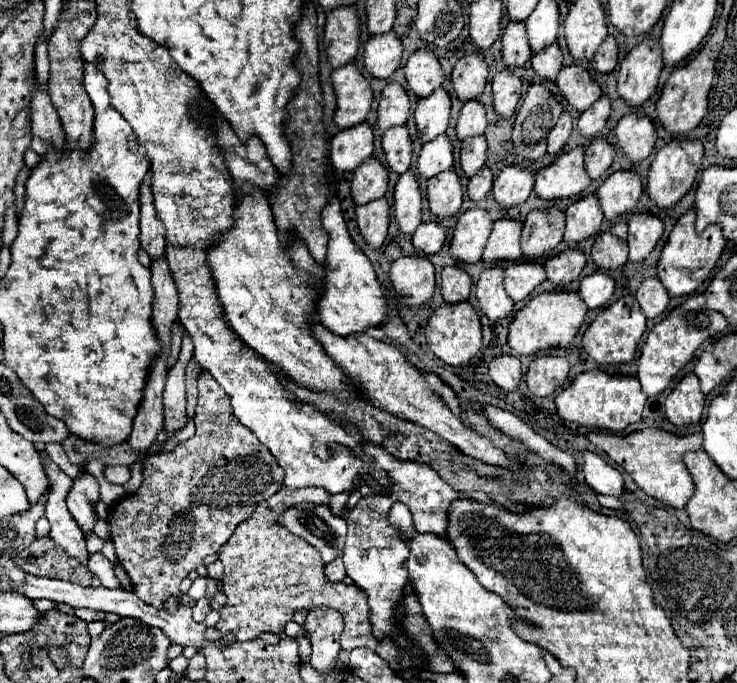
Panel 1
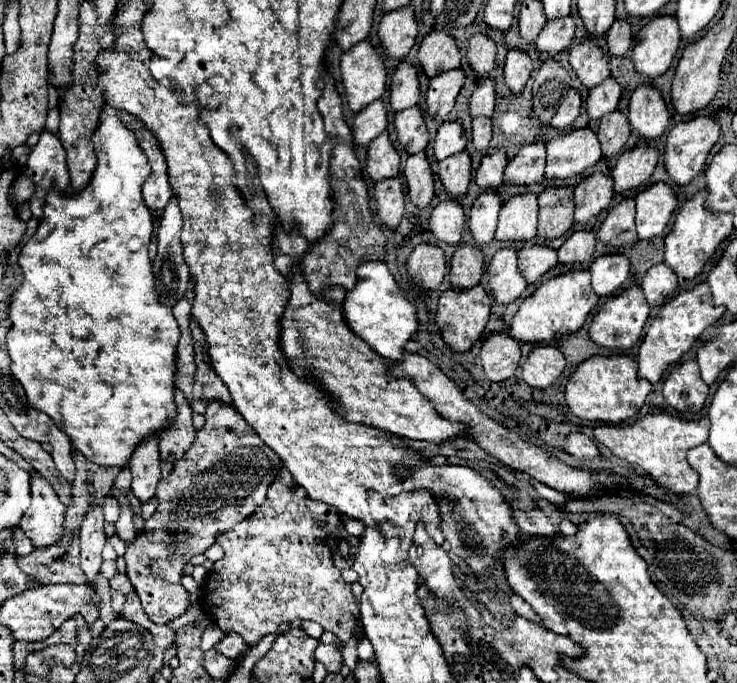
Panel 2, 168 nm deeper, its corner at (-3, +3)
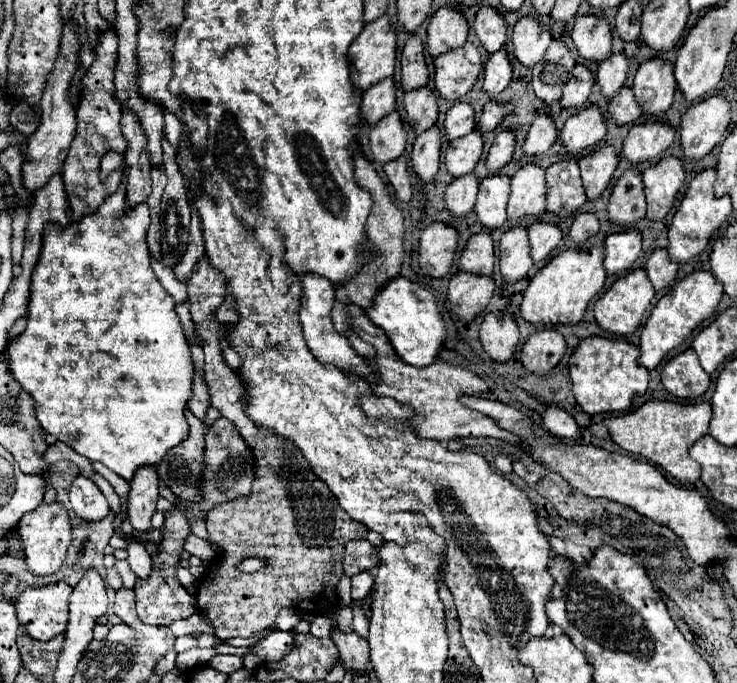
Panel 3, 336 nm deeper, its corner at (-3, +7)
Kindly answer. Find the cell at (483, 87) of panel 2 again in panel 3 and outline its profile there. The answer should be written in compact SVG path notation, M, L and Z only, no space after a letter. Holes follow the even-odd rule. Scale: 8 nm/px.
M498 51L490 55L484 69L484 93L488 93L490 99L494 99L506 89L510 79L512 79L512 65L508 61L506 51Z

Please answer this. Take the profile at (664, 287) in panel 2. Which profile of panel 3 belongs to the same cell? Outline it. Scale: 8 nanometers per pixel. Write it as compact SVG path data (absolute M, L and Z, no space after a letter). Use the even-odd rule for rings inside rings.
M656 249L650 255L646 263L646 275L656 293L666 291L676 281L676 273L678 273L678 265L672 259L668 259L666 249Z

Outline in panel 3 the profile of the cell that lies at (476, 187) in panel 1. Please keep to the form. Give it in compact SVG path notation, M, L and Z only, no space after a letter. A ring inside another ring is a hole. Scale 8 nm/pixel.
M502 131L496 135L490 151L488 151L488 157L486 157L486 167L490 173L498 173L510 159L512 159L512 153L514 153L514 147L516 147L516 141L514 141L514 133L512 131Z

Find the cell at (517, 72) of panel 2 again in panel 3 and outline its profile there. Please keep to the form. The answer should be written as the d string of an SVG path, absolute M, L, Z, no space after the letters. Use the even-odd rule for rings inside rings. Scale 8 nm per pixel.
M522 17L512 31L512 47L516 59L524 67L534 67L544 59L544 51L548 49L552 37L548 27L540 27L538 19Z

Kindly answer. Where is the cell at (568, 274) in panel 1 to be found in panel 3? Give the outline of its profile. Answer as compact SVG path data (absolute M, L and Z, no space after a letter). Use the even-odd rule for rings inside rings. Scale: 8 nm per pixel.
M582 213L574 219L574 223L568 231L568 237L574 243L586 243L588 239L592 239L598 233L598 229L600 229L598 217L594 213Z

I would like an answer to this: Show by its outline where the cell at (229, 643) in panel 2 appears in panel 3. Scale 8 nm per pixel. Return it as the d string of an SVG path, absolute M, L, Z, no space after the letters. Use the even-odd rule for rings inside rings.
M272 631L268 637L260 639L258 643L250 645L248 649L252 653L256 653L262 661L278 661L286 655L286 651L290 651L290 647L294 645L292 635L284 633L284 631Z

